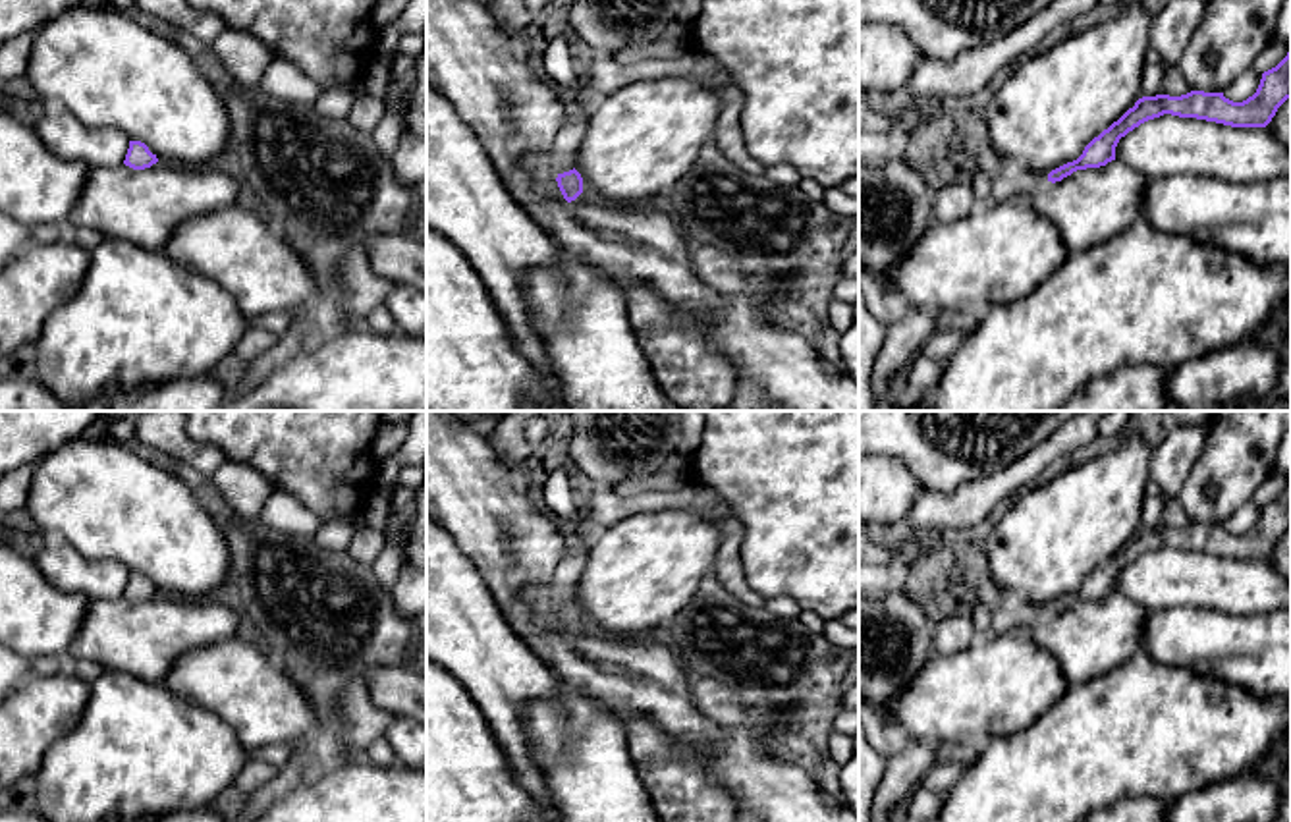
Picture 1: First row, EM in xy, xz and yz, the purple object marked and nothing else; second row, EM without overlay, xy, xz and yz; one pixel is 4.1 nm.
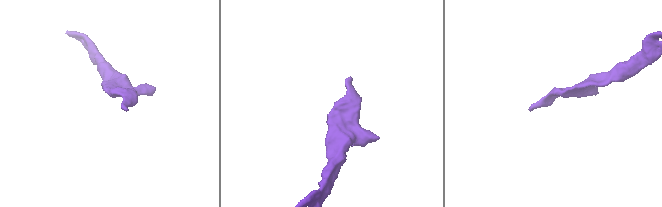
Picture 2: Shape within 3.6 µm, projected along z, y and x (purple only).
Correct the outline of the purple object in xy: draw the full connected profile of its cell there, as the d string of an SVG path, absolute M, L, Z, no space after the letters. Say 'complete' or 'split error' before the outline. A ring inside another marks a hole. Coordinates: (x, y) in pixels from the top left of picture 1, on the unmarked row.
complete; M129 573L129 581L124 592L125 598L133 602L145 602L156 594L158 594L156 587L152 587L145 575Z

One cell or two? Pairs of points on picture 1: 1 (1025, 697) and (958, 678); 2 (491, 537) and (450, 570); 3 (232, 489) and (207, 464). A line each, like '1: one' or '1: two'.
1: one
2: two
3: two

